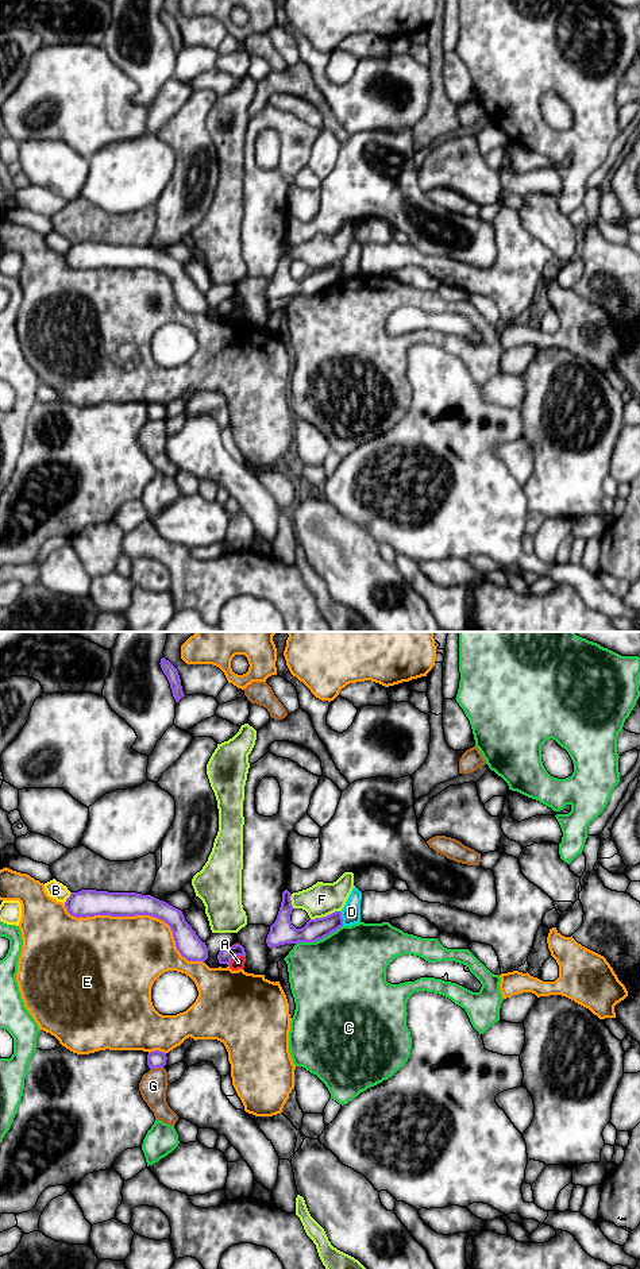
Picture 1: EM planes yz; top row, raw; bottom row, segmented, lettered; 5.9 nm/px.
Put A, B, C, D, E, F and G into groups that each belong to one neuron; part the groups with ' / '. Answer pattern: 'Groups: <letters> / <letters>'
Groups: A G / B / C / D / E / F

